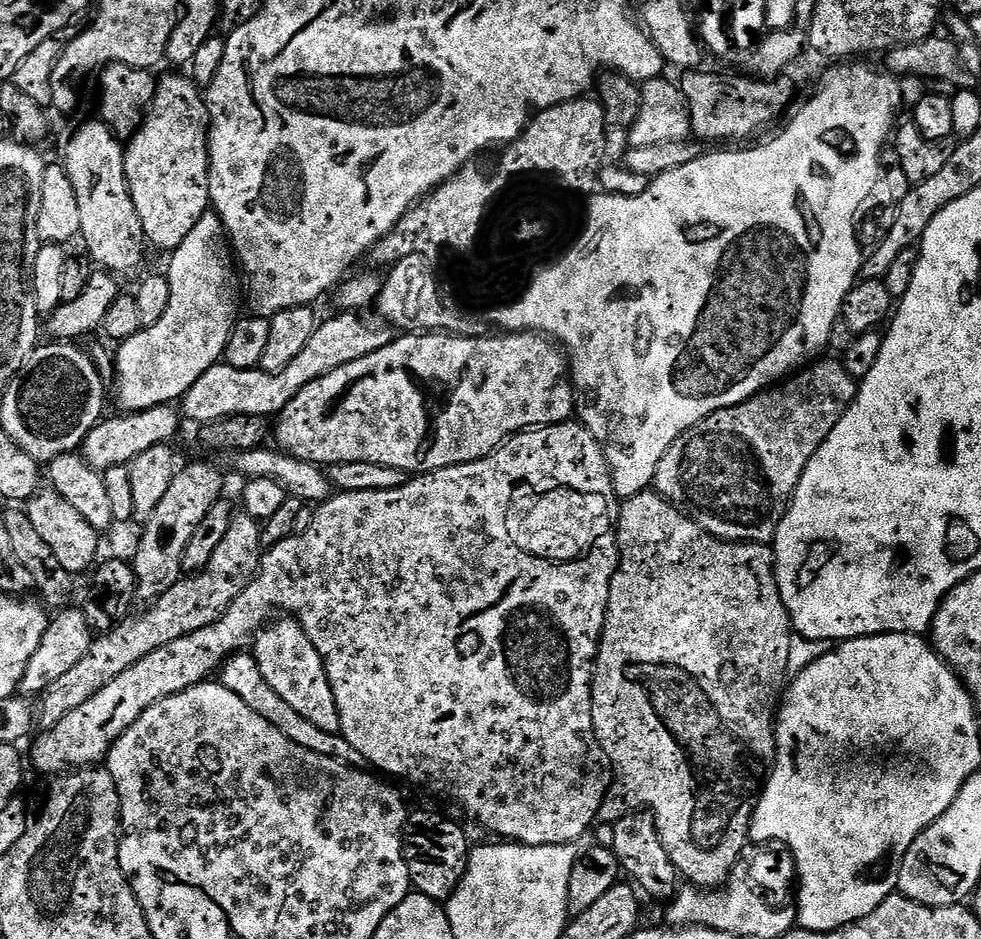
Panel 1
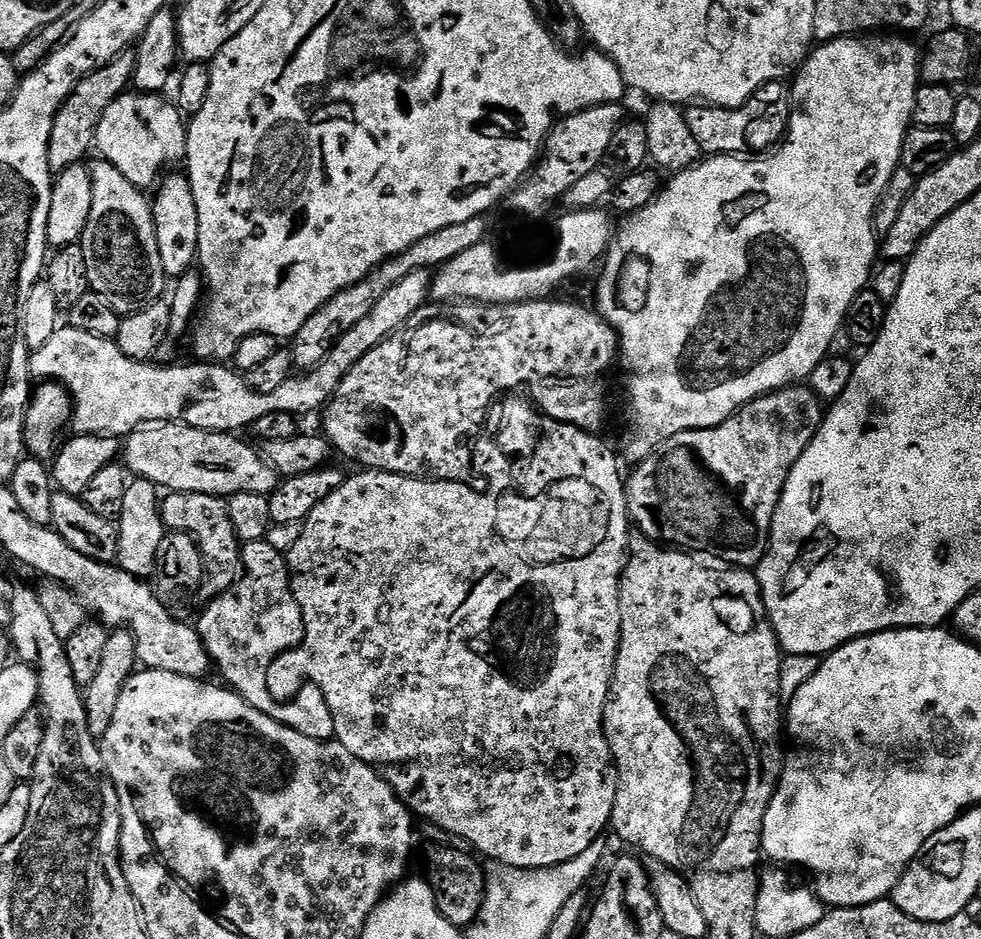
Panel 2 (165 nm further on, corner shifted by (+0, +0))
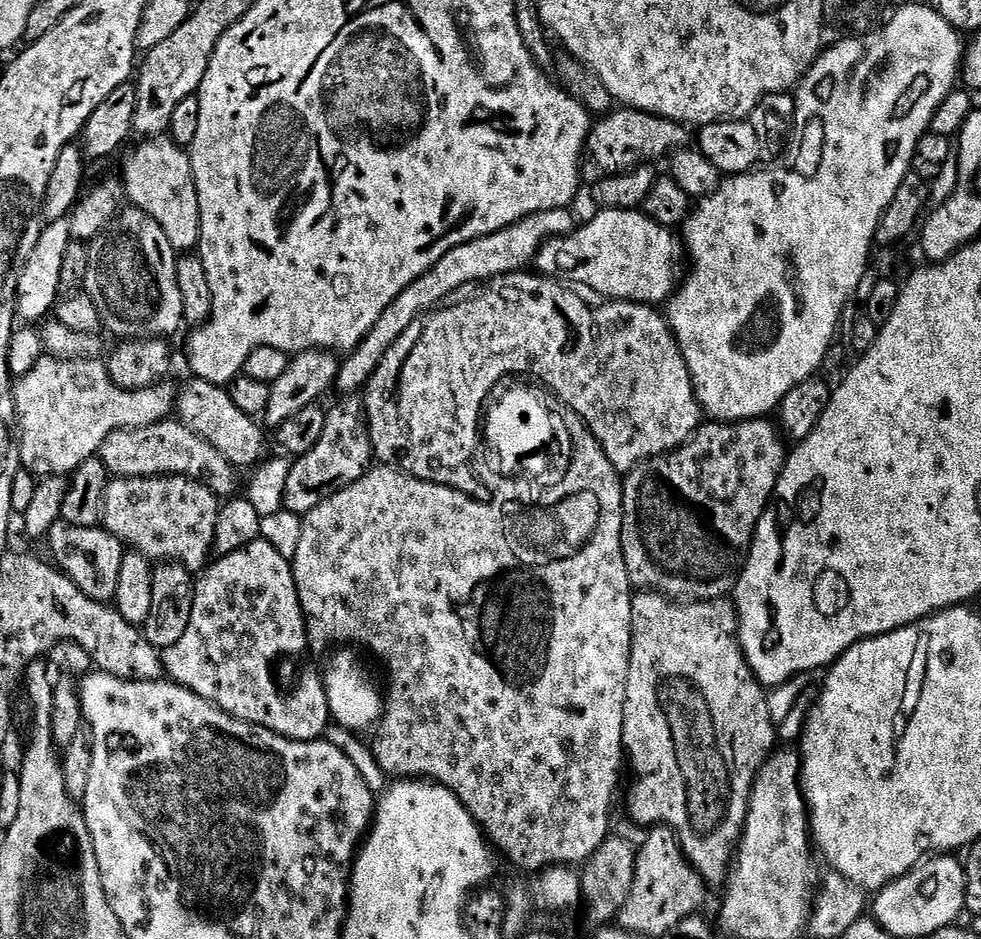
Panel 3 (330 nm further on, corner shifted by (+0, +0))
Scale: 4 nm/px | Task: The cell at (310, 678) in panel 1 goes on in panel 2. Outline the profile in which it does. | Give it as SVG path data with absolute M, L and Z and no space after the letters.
M267 538L250 542L243 545L240 567L242 571L237 575L235 584L231 584L225 592L211 597L212 601L205 606L204 613L200 616L200 624L198 623L198 631L204 639L208 655L212 657L218 668L220 664L221 678L219 679L247 704L254 706L262 714L274 718L278 723L285 724L287 728L298 730L298 734L306 734L306 738L331 741L336 735L334 714L330 714L326 694L322 694L317 684L305 684L293 700L283 702L274 699L268 689L268 671L276 657L290 651L291 648L298 648L304 640L304 619L292 589L285 553L274 550L274 546L270 546Z

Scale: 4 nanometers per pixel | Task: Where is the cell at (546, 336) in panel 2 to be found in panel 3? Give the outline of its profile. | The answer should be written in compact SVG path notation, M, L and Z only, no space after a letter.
M528 270L511 272L489 280L470 282L466 286L462 286L462 290L454 290L454 294L447 296L442 303L436 304L430 311L423 312L418 318L414 318L414 322L410 322L406 334L402 334L402 338L398 338L398 342L394 342L394 346L390 346L390 350L386 350L386 358L382 358L382 362L378 362L378 370L374 370L374 374L368 379L367 388L362 393L364 414L368 421L368 433L372 439L375 459L381 465L399 468L400 471L407 472L409 476L417 476L420 480L450 486L462 494L473 496L475 500L488 500L489 488L480 481L473 468L473 456L478 447L478 437L482 432L482 413L486 408L484 399L491 394L492 387L503 376L508 376L511 372L528 372L531 368L544 375L543 387L555 393L557 401L567 405L569 410L576 412L576 415L588 425L617 472L627 474L645 460L674 452L683 446L700 429L702 409L700 399L696 397L696 388L690 378L690 370L686 366L686 358L682 358L680 344L676 340L671 326L668 325L667 319L661 313L659 316L656 313L659 311L655 307L647 304L633 304L631 300L600 302L597 308L591 308L579 294L581 295L575 287L555 278L533 274Z

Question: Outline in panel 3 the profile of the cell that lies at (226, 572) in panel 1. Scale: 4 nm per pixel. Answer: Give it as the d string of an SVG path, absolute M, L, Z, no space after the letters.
M122 476L119 478L109 479L108 485L106 486L104 505L102 506L100 518L104 531L110 533L114 538L118 538L120 543L127 546L129 549L142 553L153 562L175 562L178 564L184 564L188 567L189 572L200 574L208 567L210 557L214 552L214 530L218 526L220 505L221 501L218 499L215 492L209 490L205 484L200 484L198 481L191 480L185 476Z

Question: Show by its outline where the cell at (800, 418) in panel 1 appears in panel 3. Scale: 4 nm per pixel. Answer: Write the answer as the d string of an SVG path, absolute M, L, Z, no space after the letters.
M771 419L741 420L739 422L704 422L700 429L676 451L663 456L654 456L645 460L637 468L623 477L624 486L624 517L622 518L622 554L626 562L626 570L630 574L633 585L651 586L659 591L661 596L679 598L684 602L699 602L701 600L714 600L724 598L736 587L736 581L745 562L748 561L748 552L752 548L752 539L756 533L756 523L762 518L762 514L768 509L773 496L776 495L776 487L780 481L780 475L784 469L784 463L788 460L790 451L781 429Z

